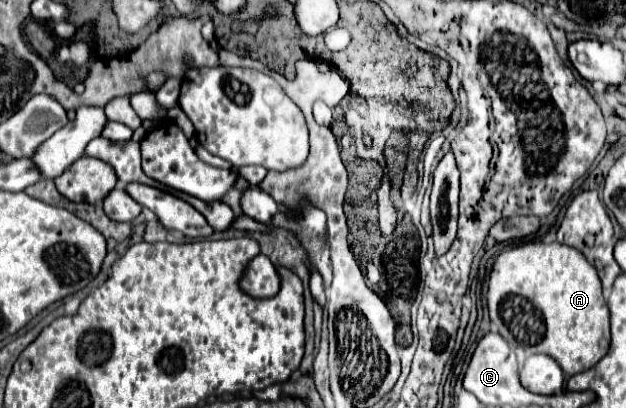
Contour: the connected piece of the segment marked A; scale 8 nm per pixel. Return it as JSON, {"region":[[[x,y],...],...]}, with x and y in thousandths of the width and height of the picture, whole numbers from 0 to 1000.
{"region":[[[847,591],[799,620],[783,669],[780,757],[789,801],[815,841],[818,855],[834,850],[843,865],[869,865],[888,880],[907,924],[949,900],[971,865],[974,762],[962,728],[962,694],[952,659],[923,610],[895,596],[869,600],[863,591]]]}

